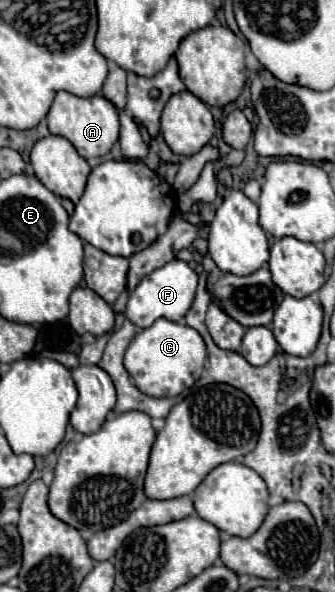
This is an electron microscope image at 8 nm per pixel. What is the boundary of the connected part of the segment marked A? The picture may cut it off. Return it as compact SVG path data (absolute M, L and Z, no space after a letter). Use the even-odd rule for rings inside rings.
M59 91L55 95L55 101L53 101L51 109L49 109L47 123L49 123L49 131L53 135L61 135L61 137L69 139L83 159L107 155L109 149L113 147L113 143L119 139L117 107L109 99L105 99L103 95L83 99L83 97L77 97L73 93Z

